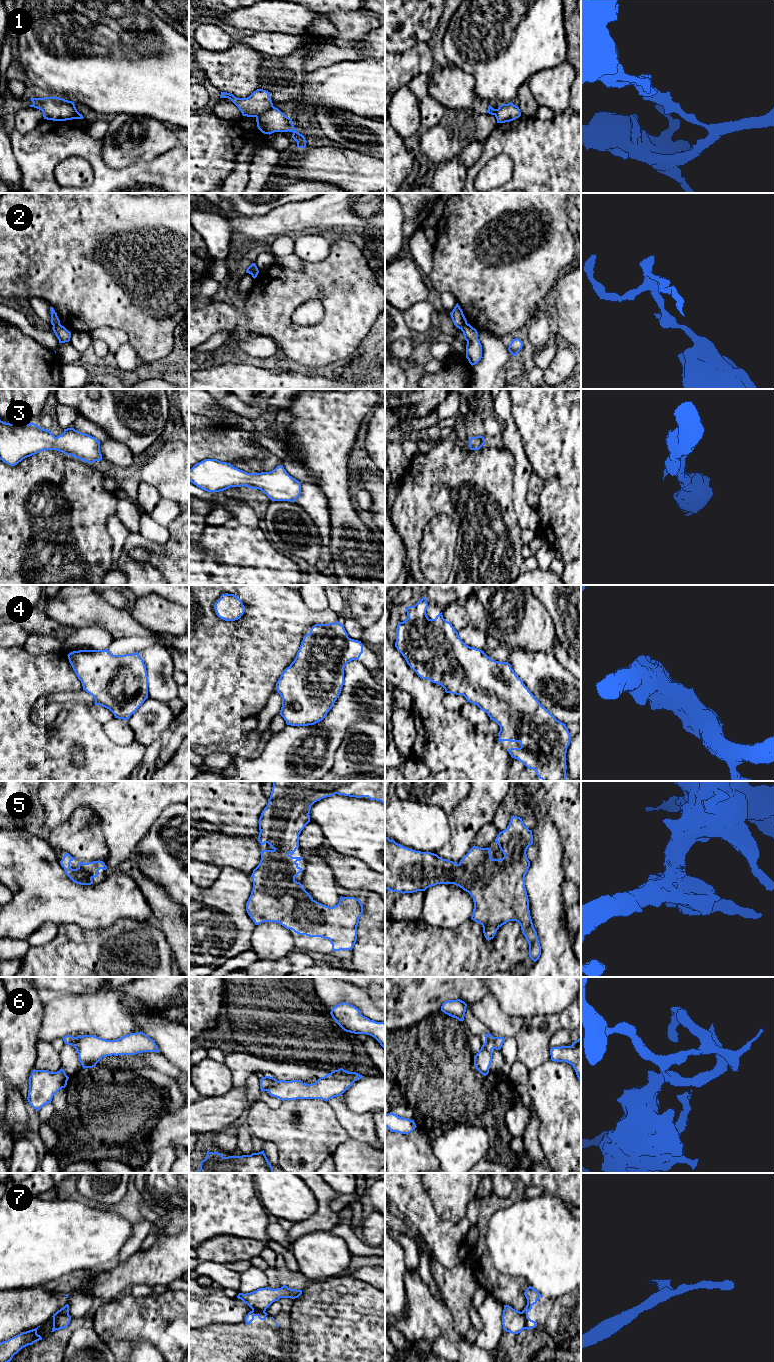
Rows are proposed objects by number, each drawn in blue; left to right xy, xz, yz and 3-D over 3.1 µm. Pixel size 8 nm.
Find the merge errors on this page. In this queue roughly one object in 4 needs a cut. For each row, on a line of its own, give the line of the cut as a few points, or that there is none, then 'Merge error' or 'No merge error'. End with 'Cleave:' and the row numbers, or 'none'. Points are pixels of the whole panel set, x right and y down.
1: Split along xz (273, 106), (256, 117). Merge error
2: Split along xy (59, 323), (53, 328). Merge error
3: No split. No merge error
4: No split. No merge error
5: No split. No merge error
6: Split along yz (494, 1037), (494, 1043), (490, 1048). Merge error
7: Split along yz (521, 1312), (524, 1317), (525, 1328). Merge error
Cleave: 1, 2, 6, 7

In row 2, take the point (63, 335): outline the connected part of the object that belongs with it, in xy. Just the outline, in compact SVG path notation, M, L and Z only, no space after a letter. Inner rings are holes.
M61 324L56 325L54 328L52 328L56 337L59 340L59 343L65 343L69 342L71 338L71 332L68 331L64 326Z

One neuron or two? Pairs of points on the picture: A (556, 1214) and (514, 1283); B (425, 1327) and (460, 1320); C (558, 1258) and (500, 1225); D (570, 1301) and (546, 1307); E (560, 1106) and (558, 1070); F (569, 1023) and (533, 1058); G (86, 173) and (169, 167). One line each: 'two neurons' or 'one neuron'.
A: two neurons
B: two neurons
C: one neuron
D: one neuron
E: one neuron
F: one neuron
G: two neurons

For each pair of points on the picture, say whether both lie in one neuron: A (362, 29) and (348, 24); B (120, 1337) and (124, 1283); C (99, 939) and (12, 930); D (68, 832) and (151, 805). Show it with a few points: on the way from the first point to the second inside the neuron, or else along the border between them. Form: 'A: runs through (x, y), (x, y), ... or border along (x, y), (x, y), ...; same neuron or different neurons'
A: runs through (359, 26), (351, 26); same neuron
B: border along (127, 1294), (117, 1299), (100, 1302); different neurons
C: border along (57, 925), (77, 924), (80, 927); different neurons
D: border along (81, 806), (97, 817), (107, 844); different neurons

